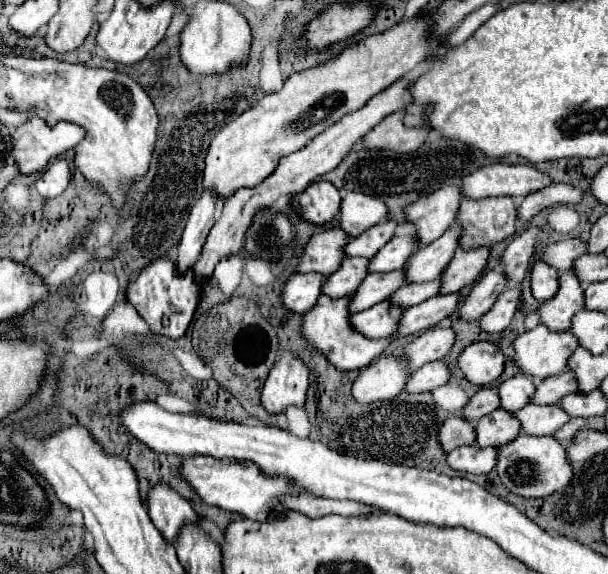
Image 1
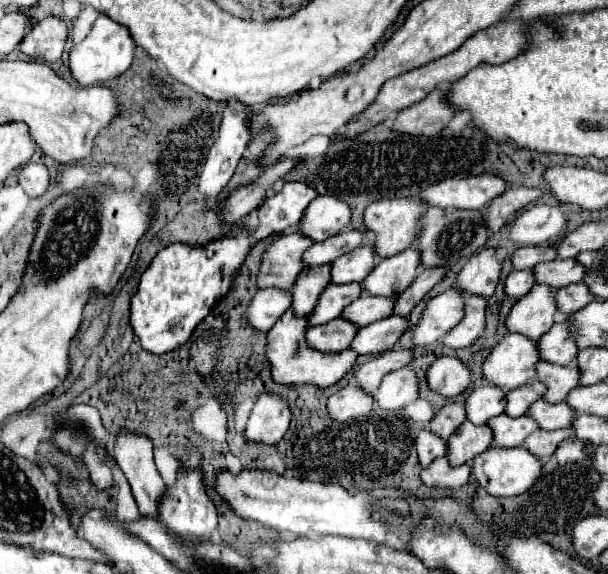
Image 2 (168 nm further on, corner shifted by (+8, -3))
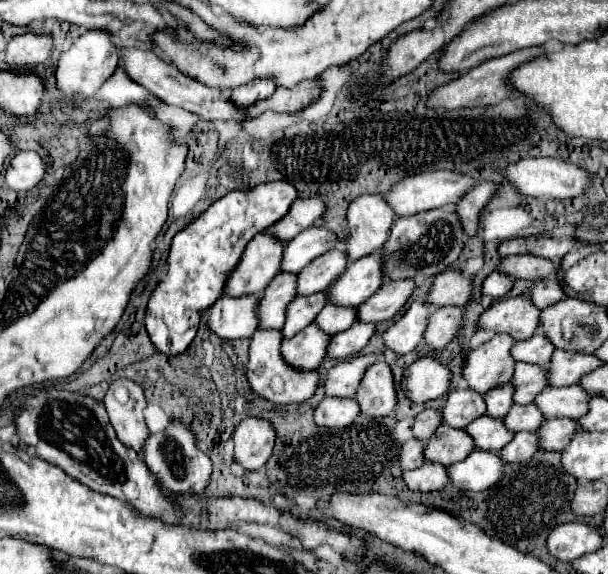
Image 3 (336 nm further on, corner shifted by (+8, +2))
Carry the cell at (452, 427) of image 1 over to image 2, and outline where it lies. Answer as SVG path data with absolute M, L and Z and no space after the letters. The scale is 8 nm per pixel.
M422 430L416 436L416 450L418 450L418 460L420 464L426 468L434 458L438 456L446 456L448 454L448 446L446 440L432 434L430 430Z

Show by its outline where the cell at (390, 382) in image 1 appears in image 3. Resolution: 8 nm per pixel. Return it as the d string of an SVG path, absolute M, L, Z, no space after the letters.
M324 397L320 405L314 409L316 425L330 427L330 429L342 429L344 425L350 425L354 417L358 417L360 407L354 399L340 399L340 397Z

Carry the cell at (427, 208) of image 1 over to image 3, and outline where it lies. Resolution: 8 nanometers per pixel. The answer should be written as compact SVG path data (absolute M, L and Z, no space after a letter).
M364 195L352 201L346 221L350 233L346 255L350 261L356 261L382 249L394 223L394 211L382 195Z

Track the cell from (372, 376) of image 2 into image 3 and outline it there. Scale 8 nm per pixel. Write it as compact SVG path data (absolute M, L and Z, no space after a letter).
M358 355L336 363L324 379L324 393L328 397L352 397L360 385L360 377L376 361L376 355Z

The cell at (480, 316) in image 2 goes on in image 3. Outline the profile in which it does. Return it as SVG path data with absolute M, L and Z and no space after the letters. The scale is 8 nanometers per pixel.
M438 307L430 313L424 331L424 343L432 349L446 347L458 333L464 317L464 307Z

